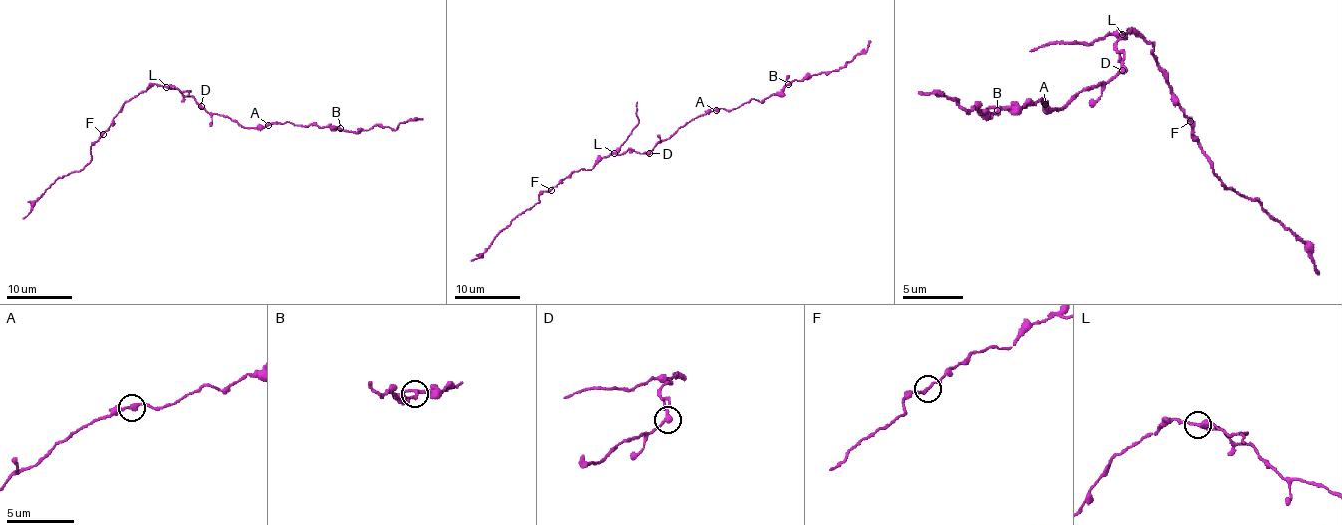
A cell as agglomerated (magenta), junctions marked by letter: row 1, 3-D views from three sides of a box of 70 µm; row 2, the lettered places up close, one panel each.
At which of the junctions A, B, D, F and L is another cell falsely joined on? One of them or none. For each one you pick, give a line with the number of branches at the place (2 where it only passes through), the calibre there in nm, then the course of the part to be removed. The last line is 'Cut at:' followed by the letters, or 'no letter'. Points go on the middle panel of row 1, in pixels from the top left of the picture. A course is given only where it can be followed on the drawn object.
L: 3 | 320 nm | (614, 153), (638, 122), (637, 102)
Cut at: L

